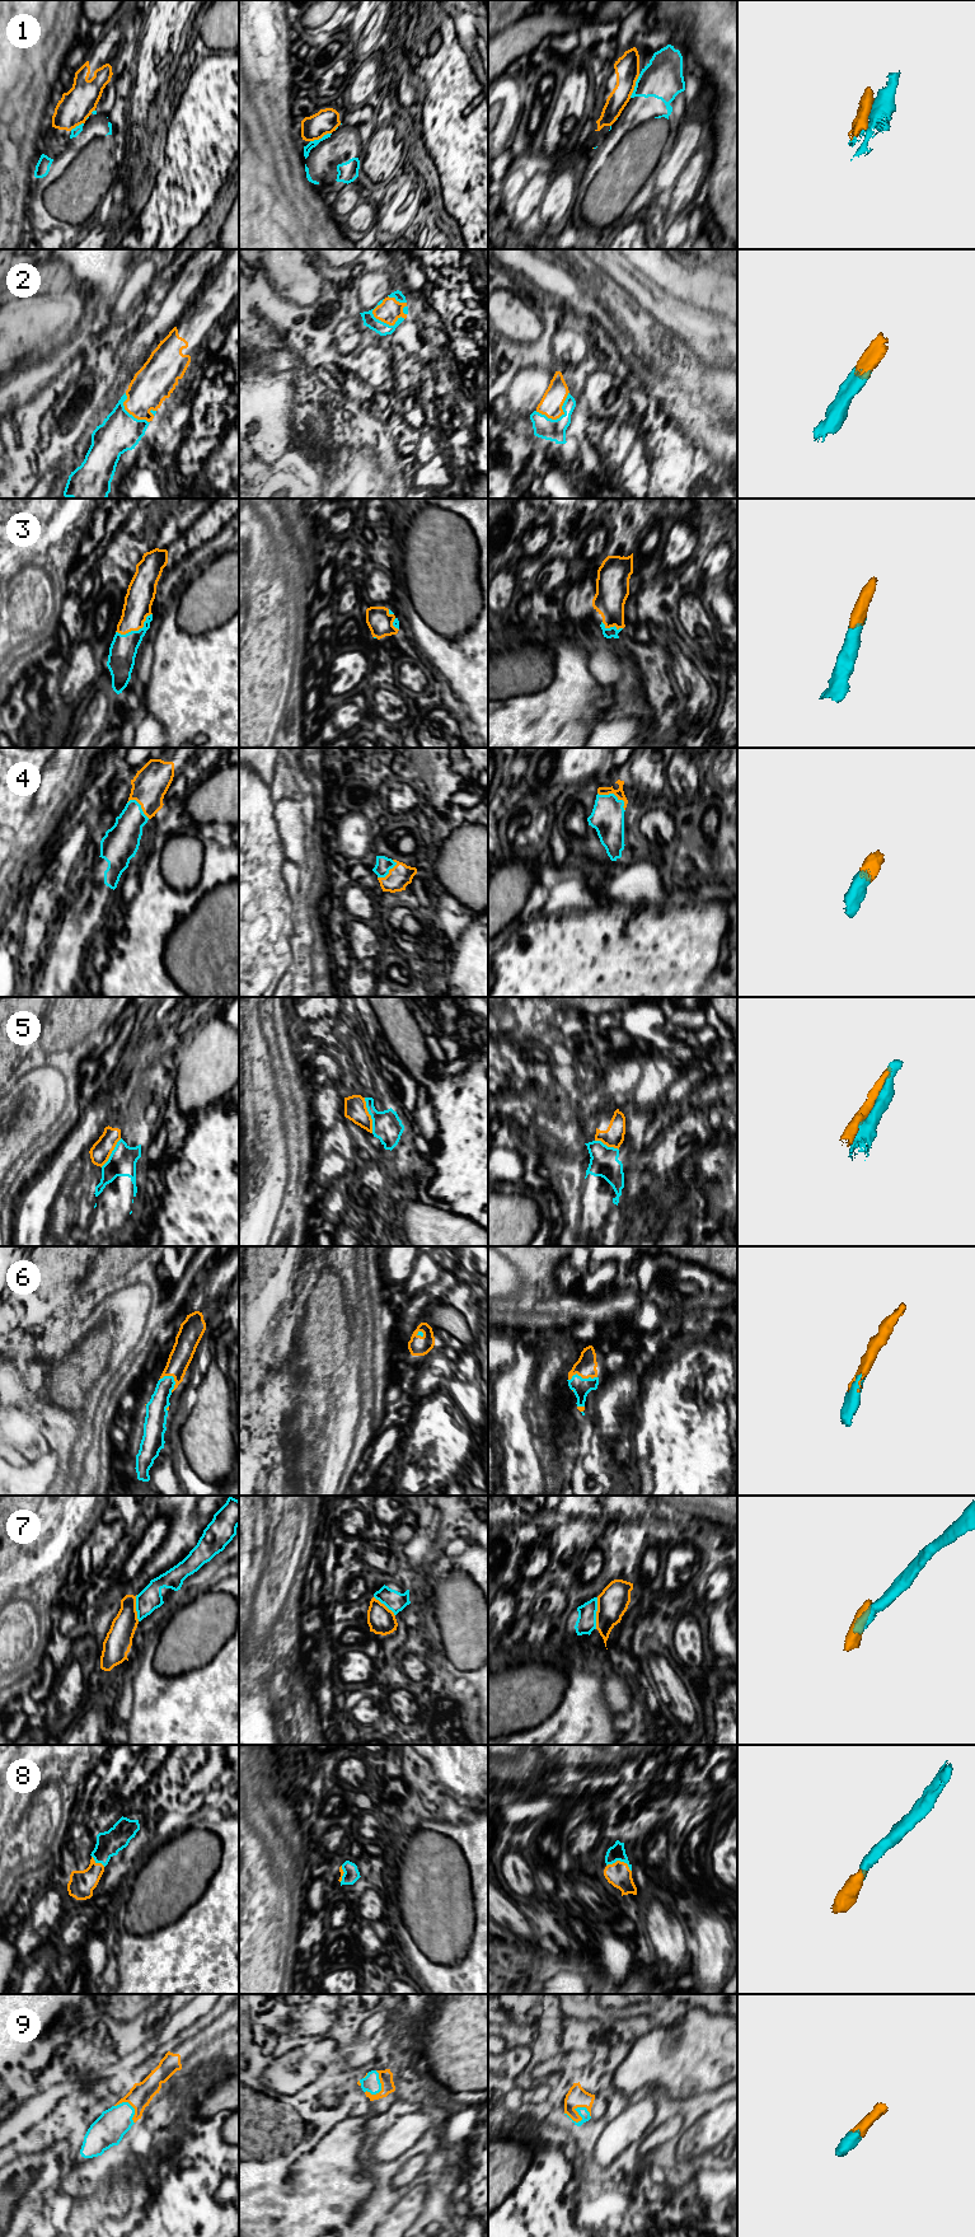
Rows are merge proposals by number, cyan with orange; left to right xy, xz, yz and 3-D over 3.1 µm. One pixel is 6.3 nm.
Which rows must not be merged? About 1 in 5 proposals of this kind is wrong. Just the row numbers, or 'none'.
1, 5, 7

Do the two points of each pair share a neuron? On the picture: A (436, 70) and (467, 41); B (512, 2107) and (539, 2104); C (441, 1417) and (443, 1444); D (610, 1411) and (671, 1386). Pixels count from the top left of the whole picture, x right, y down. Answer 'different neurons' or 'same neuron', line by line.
A: different neurons
B: same neuron
C: same neuron
D: different neurons

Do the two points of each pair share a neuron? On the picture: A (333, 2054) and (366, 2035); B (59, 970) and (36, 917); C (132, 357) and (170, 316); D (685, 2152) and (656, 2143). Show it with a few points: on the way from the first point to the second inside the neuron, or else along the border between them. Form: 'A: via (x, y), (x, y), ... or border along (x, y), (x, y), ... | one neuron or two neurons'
A: border along (345, 2050), (338, 2059) | two neurons
B: border along (55, 927), (40, 963) | two neurons
C: via (139, 347), (160, 326) | one neuron
D: border along (683, 2132), (671, 2143) | two neurons

